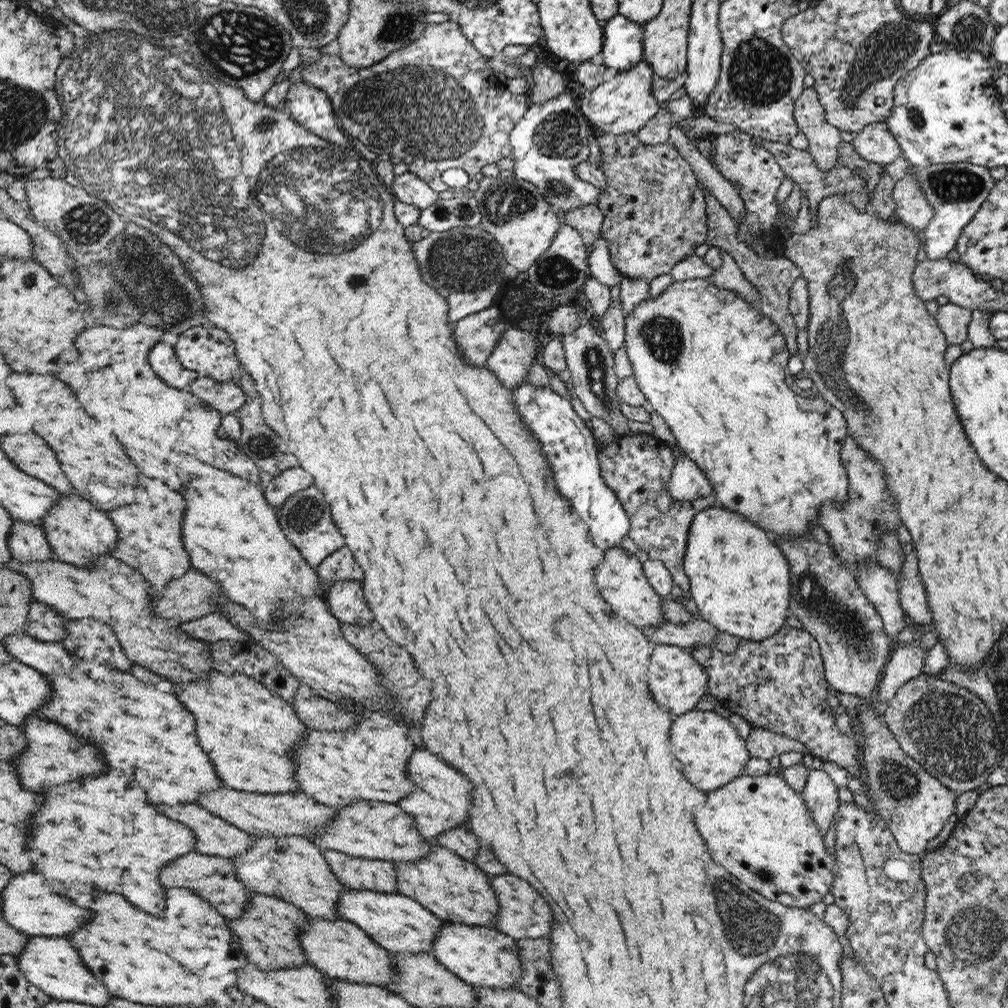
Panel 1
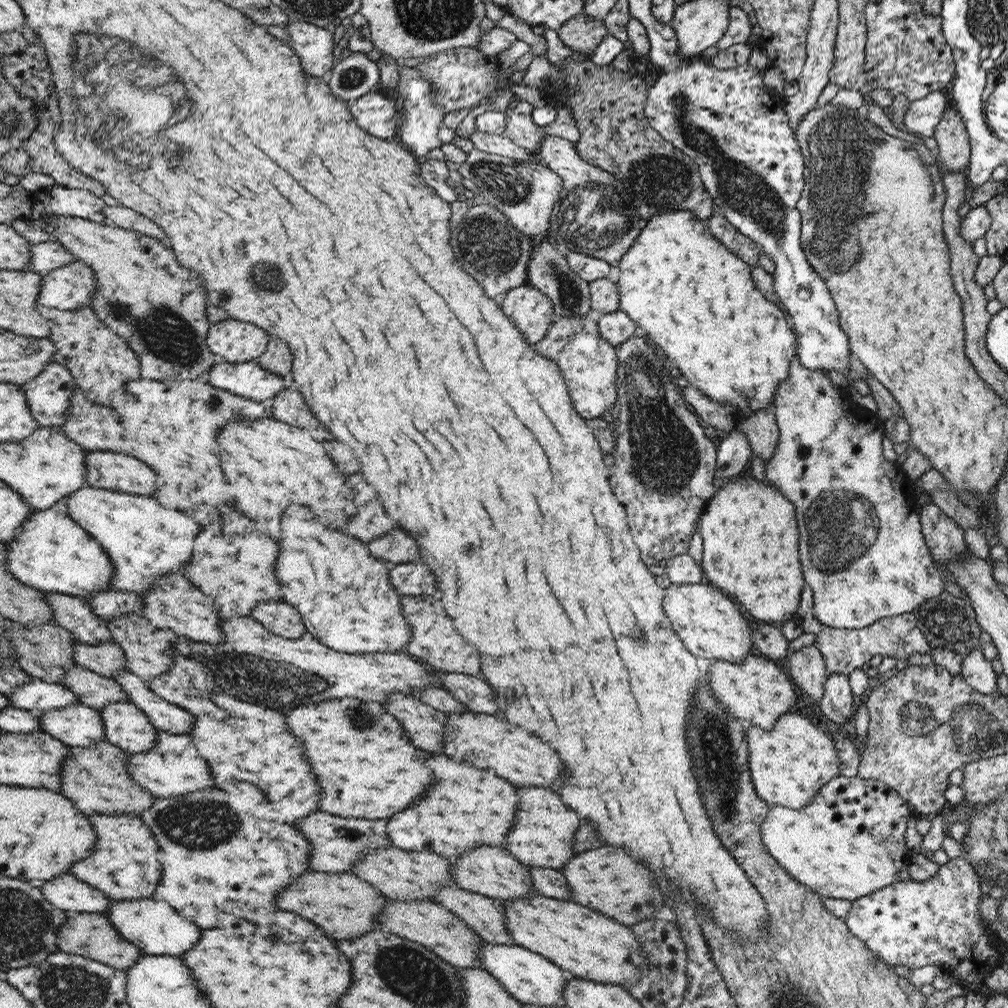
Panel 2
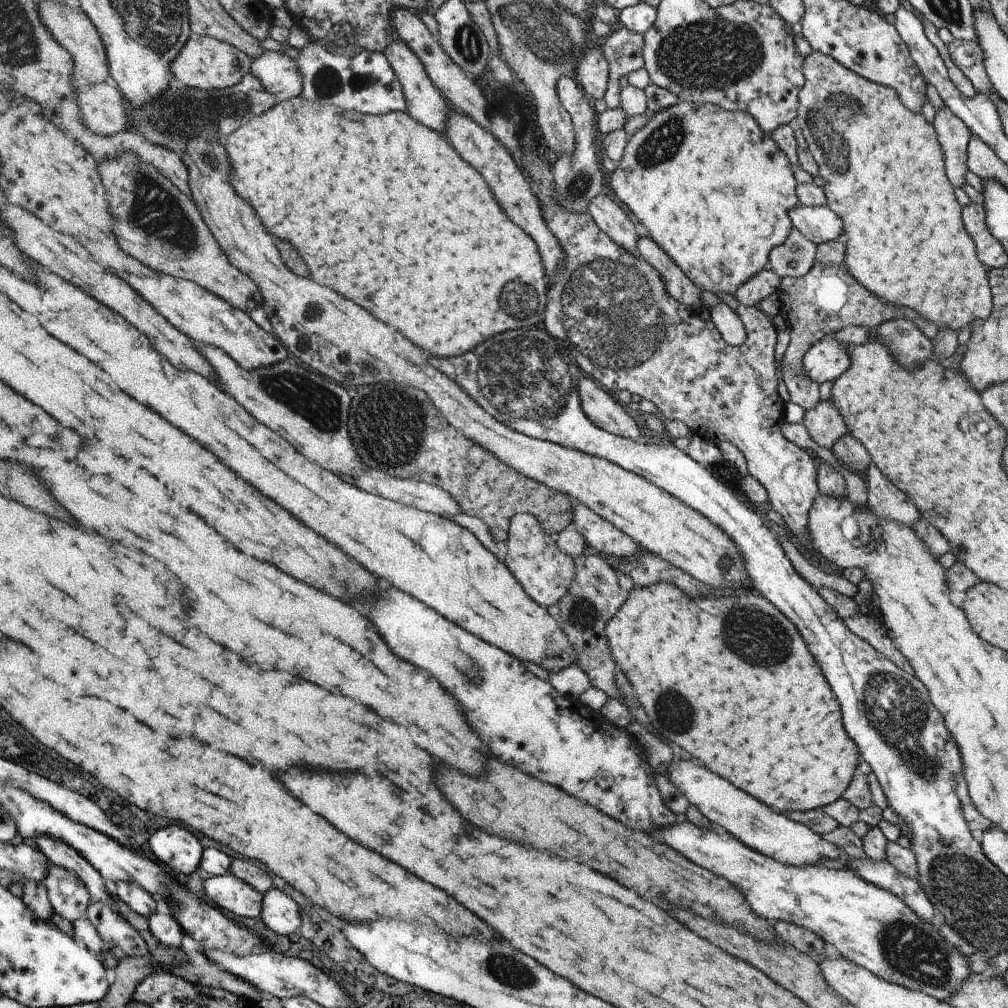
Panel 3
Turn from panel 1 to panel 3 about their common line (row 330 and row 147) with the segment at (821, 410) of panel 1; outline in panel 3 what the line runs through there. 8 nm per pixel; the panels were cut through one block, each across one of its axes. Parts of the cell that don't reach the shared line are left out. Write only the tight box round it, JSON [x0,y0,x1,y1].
[610,101,800,296]

